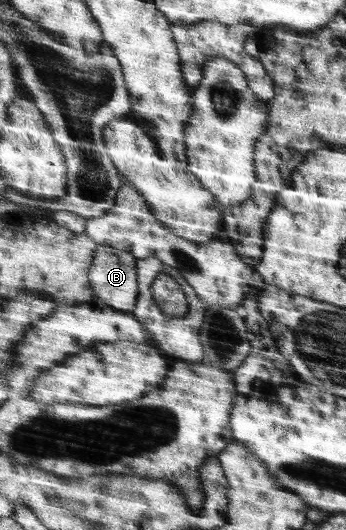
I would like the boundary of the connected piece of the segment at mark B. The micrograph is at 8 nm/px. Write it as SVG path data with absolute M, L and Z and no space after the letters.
M99 245L94 264L92 264L91 279L95 285L96 302L104 301L122 311L134 312L139 302L139 259L132 252L120 248Z

